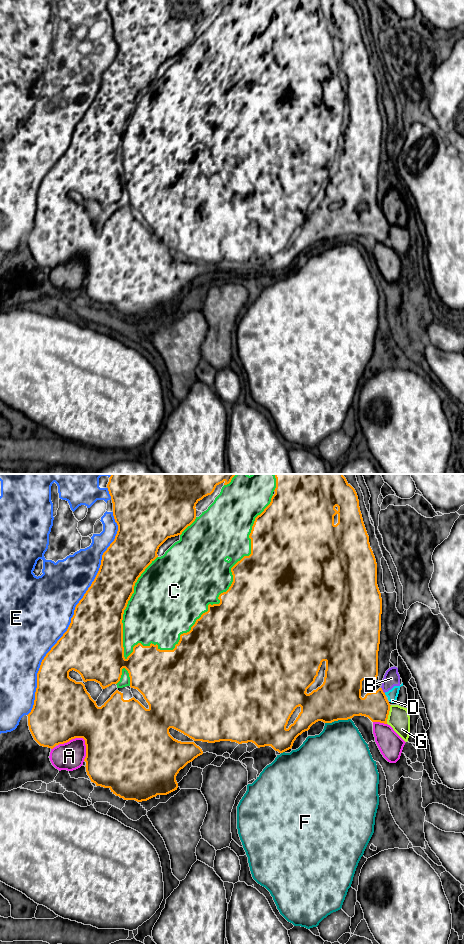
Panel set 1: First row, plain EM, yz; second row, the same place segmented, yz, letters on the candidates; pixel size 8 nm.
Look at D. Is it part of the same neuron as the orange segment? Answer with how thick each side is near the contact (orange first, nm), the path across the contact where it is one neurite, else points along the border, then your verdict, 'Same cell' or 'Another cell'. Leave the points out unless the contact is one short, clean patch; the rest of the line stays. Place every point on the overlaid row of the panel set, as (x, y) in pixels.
Thickness 220 nm (orange) against 90 nm. Another cell

